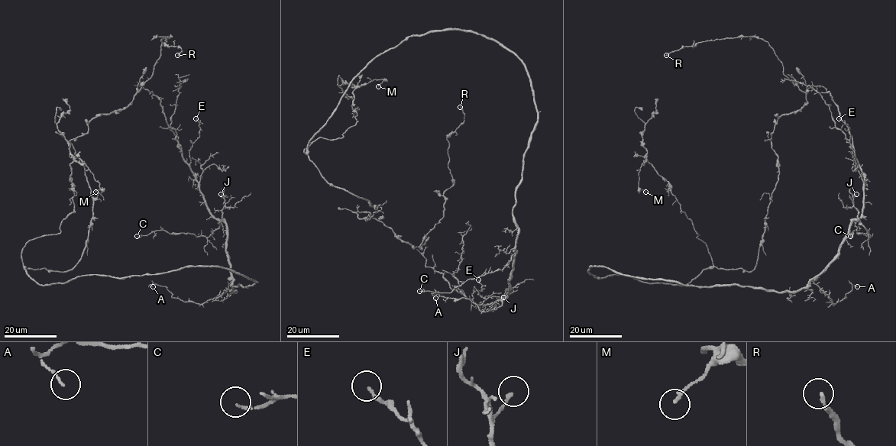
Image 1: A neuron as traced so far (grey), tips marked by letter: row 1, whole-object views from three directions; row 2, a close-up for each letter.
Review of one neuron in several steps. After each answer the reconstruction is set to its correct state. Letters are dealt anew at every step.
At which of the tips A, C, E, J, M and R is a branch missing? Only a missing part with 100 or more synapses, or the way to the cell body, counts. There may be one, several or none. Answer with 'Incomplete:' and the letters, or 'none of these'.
Incomplete: none of these

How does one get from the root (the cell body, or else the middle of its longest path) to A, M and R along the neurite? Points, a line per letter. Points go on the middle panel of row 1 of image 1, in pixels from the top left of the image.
A: (389, 50), (442, 30), (492, 37), (521, 61), (537, 112), (515, 195), (511, 260), (435, 298)
M: (389, 50), (352, 80), (305, 153), (318, 138), (341, 138), (357, 122), (353, 92), (383, 79), (378, 86)
R: (389, 50), (308, 143), (328, 182), (375, 207), (360, 218), (420, 245), (453, 185), (460, 107)

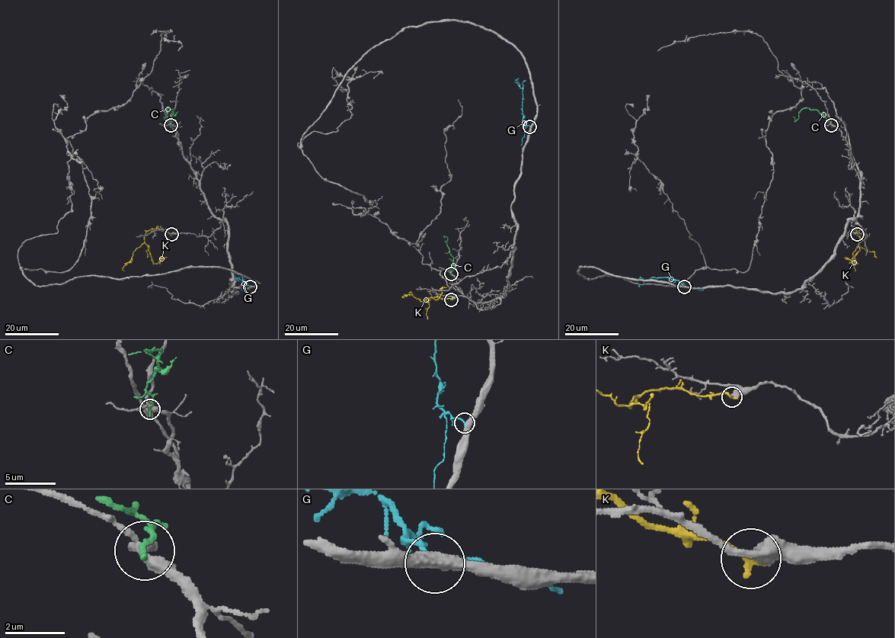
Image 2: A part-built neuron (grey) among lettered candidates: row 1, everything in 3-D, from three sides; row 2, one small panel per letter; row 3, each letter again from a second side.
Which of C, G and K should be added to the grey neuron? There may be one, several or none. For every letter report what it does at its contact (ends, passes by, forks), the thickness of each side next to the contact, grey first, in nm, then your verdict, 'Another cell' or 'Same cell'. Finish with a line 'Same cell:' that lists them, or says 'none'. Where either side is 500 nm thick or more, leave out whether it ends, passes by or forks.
C: It ends there. Thickness 280 nm (grey) against 200 nm. Another cell
G: It ends there. Thickness 440 nm (grey) against 150 nm. Same cell
K: It ends there. Thickness 360 nm (grey) against 240 nm. Another cell
Same cell: G

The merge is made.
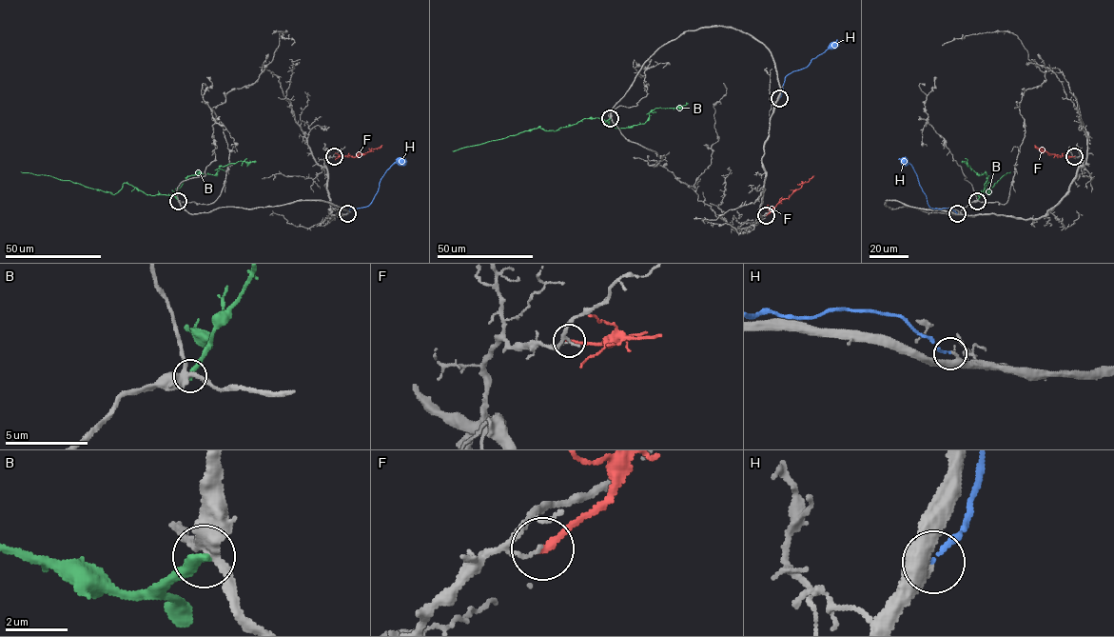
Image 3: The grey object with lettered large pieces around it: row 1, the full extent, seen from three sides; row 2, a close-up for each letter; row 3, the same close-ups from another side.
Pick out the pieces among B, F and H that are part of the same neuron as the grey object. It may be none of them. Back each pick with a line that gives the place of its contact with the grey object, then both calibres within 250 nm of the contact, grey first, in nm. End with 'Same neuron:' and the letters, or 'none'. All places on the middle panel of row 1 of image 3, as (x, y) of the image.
H: Touches grey at (779, 98). Thickness 260 nm (grey) against 140 nm
Same neuron: H

